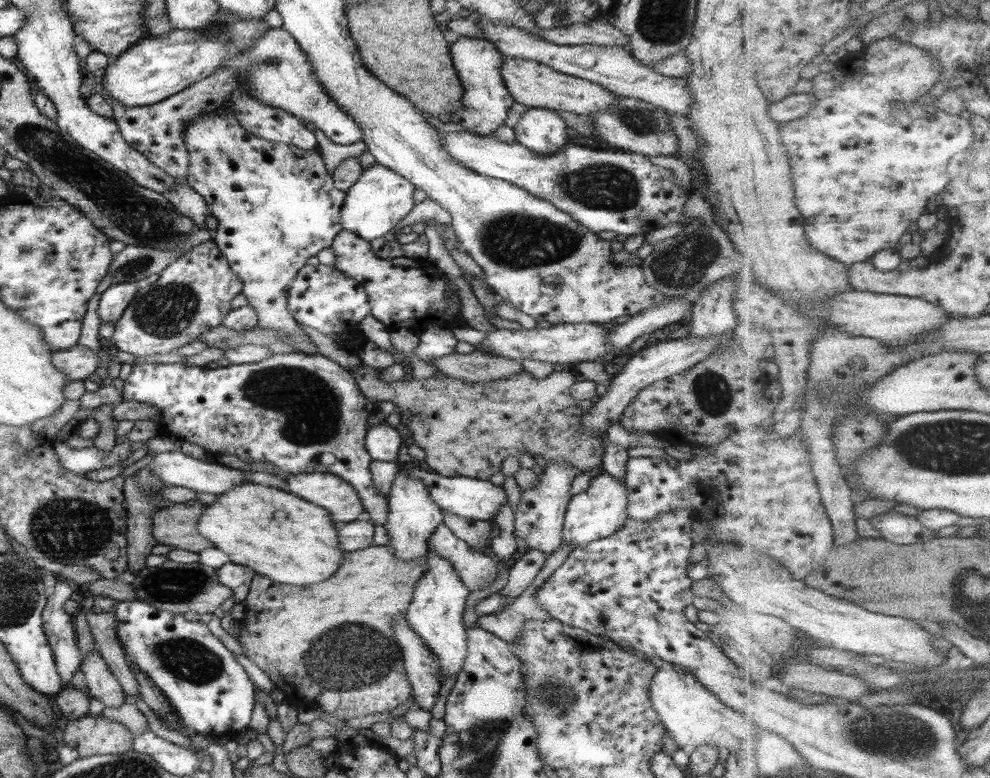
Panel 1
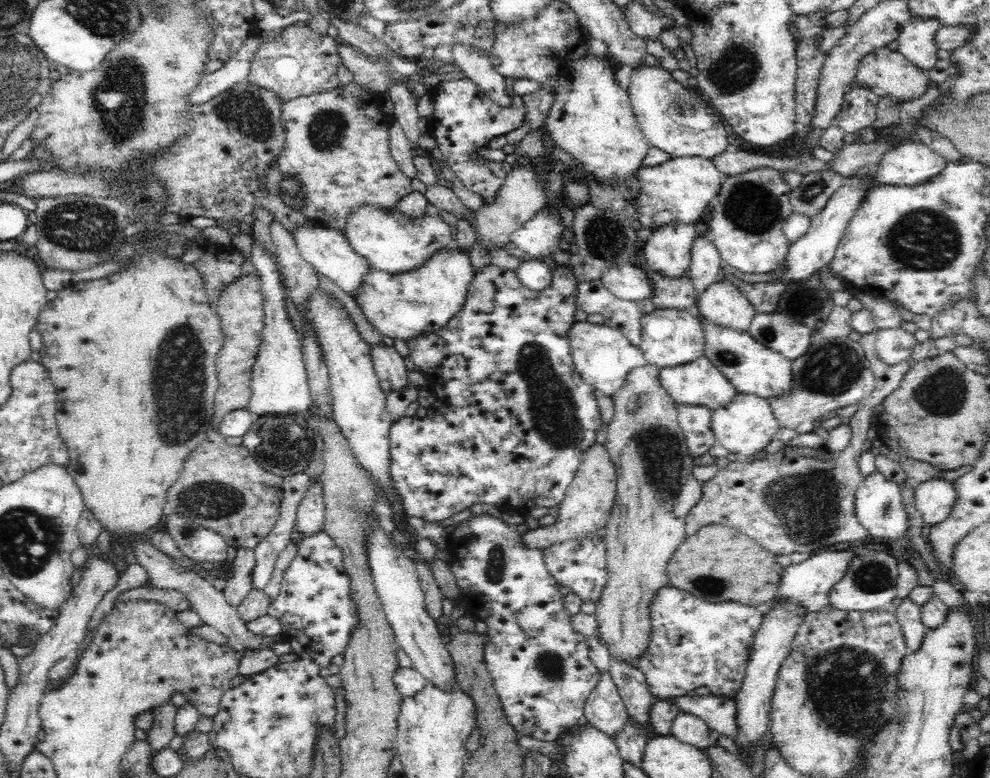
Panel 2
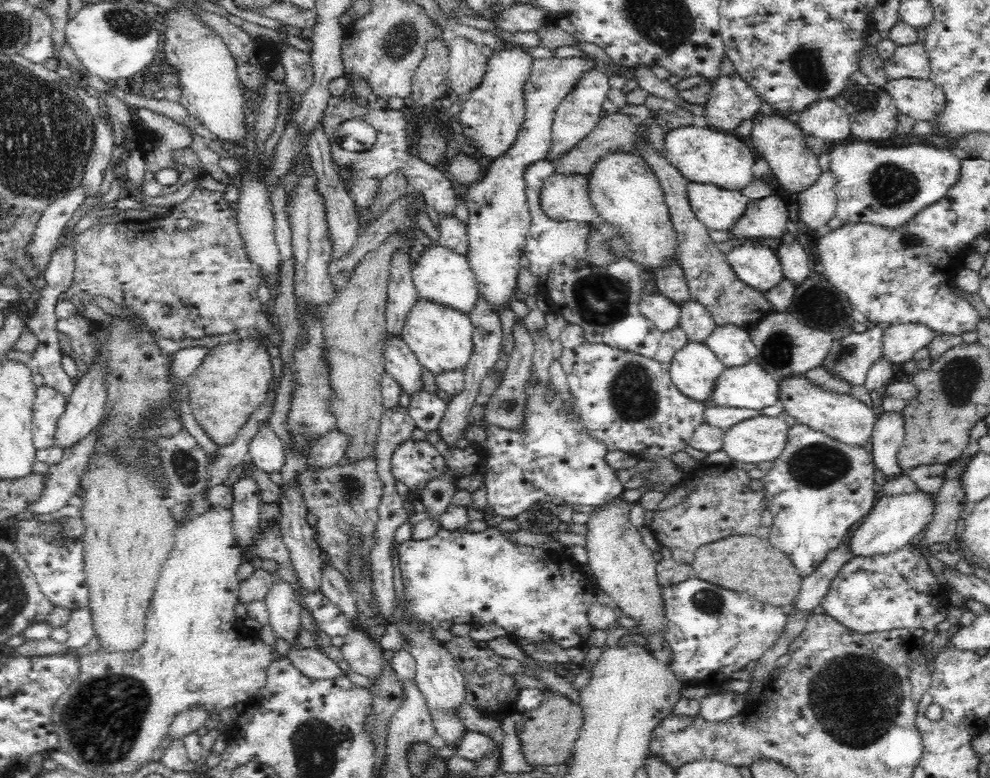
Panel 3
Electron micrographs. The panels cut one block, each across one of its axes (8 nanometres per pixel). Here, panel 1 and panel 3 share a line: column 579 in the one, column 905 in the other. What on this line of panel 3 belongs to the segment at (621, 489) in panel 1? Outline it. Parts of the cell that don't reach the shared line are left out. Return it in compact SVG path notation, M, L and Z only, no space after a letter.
M920 490L916 493L902 493L899 496L882 496L864 518L864 522L858 526L858 530L850 536L849 547L852 555L854 557L888 555L901 550L900 548L904 548L910 540L930 526L935 510L934 494L926 494Z

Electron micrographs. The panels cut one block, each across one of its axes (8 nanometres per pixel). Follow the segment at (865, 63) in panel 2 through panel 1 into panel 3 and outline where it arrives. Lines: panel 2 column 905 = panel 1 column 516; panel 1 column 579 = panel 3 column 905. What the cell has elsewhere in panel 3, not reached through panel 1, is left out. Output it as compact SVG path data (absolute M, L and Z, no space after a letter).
M902 78L883 87L900 113L914 120L932 120L946 104L944 90L932 80Z

